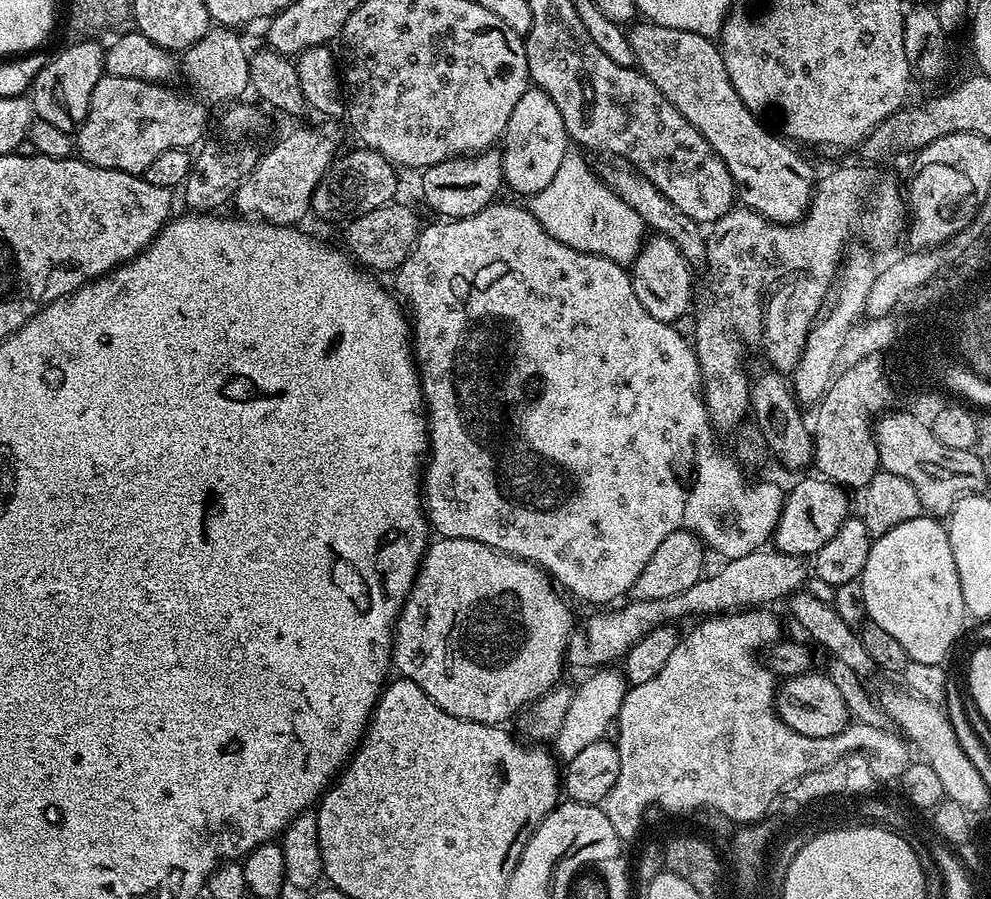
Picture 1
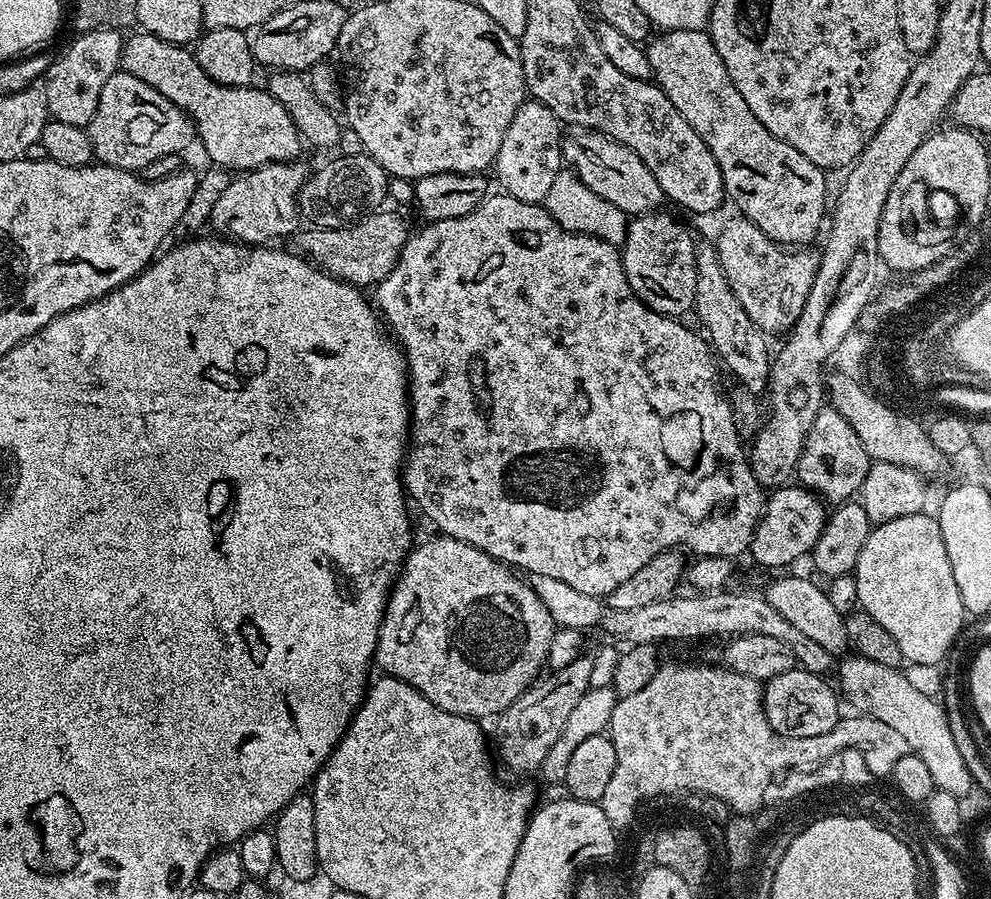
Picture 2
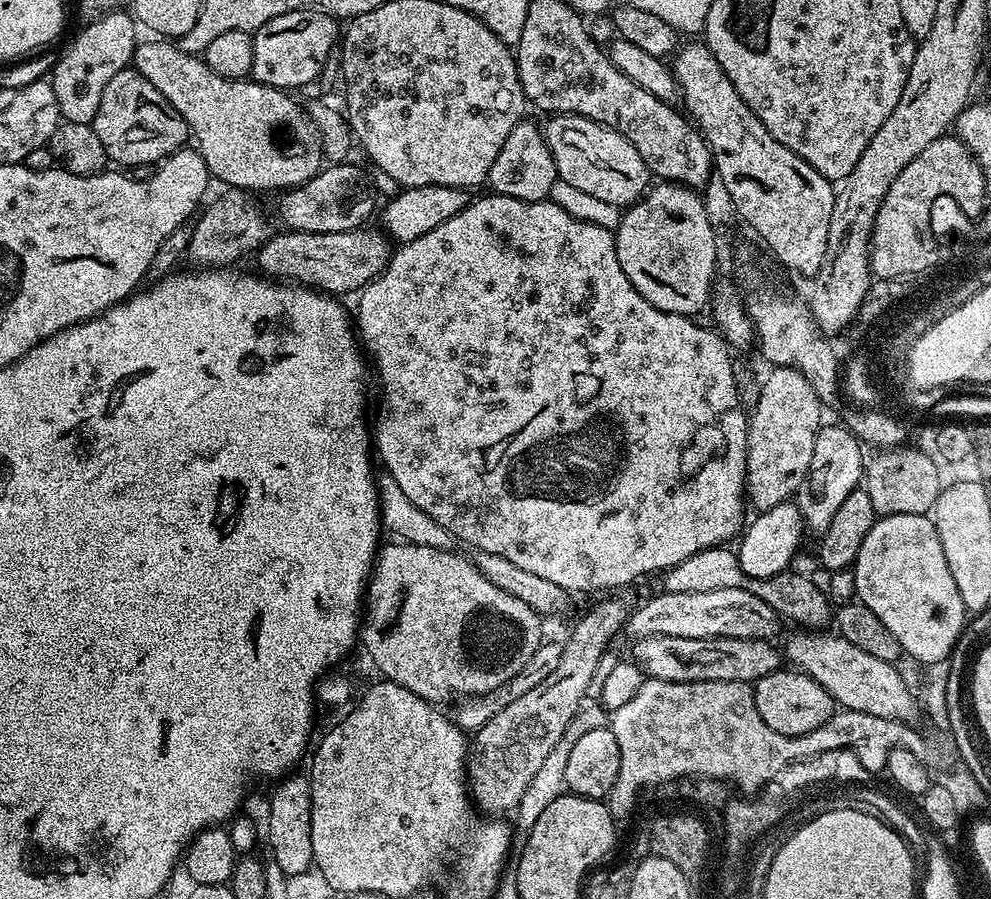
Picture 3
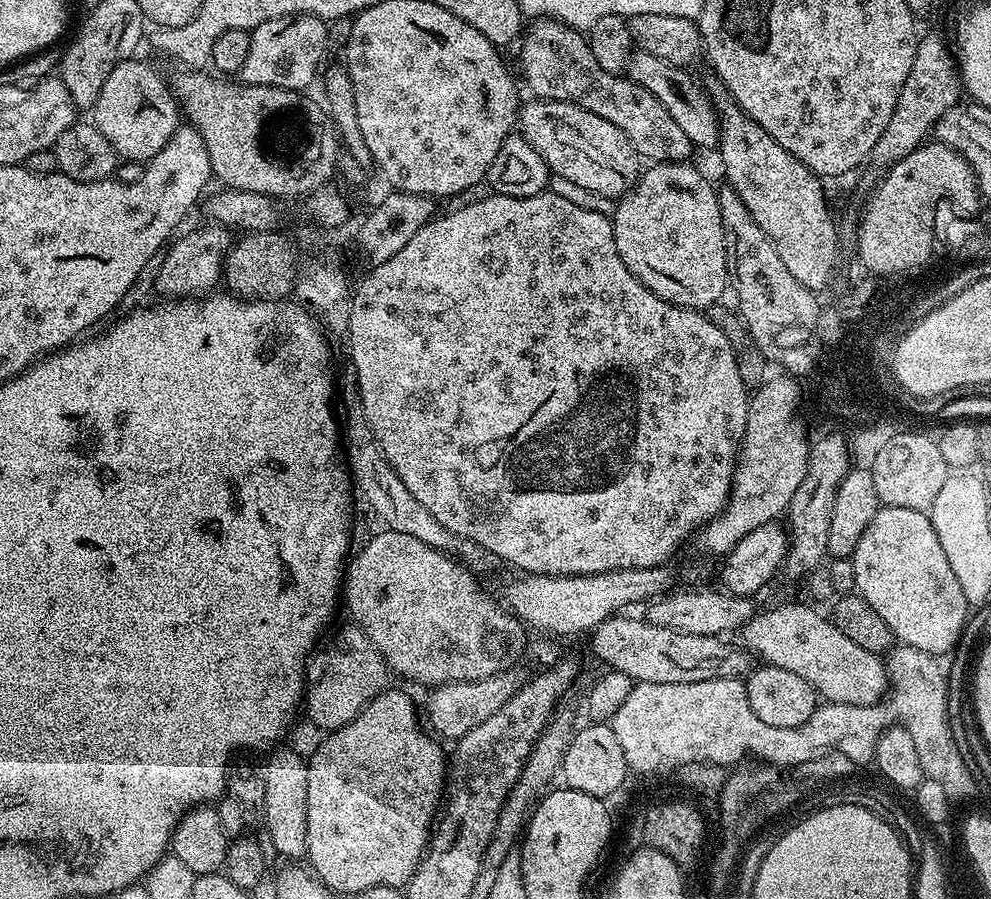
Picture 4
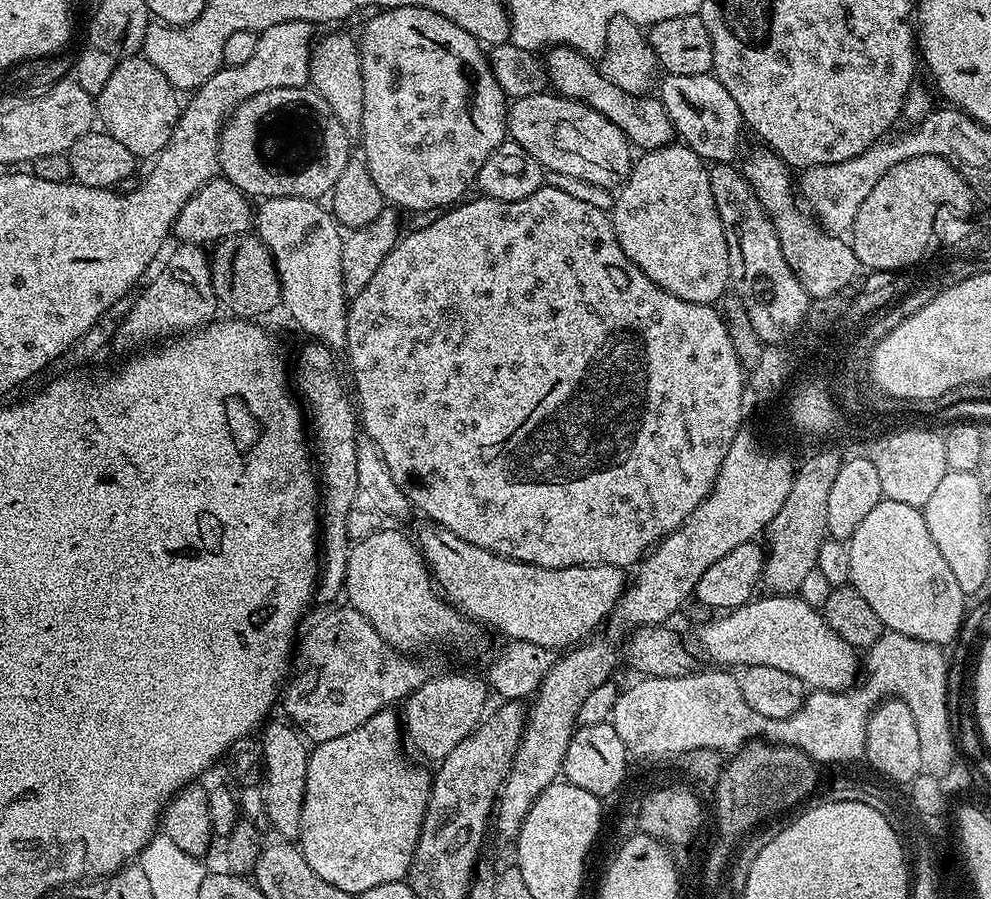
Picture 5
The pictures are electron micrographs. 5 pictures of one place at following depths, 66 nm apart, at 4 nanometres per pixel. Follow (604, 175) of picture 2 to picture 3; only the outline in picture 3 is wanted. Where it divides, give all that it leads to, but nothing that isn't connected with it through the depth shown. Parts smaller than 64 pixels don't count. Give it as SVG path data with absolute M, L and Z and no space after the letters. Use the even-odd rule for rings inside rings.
M555 113L547 120L542 128L544 141L554 158L560 180L621 210L633 206L648 192L651 172L625 135L581 115Z

